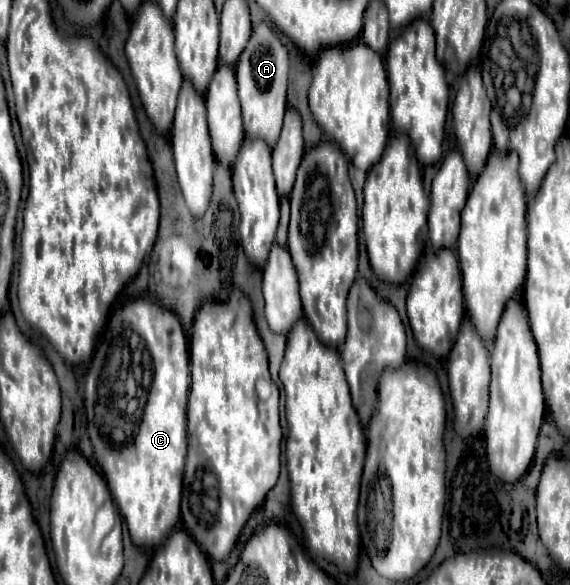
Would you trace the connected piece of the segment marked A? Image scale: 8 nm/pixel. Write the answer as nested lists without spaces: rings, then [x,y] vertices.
[[[258,23],[252,29],[250,41],[236,63],[236,81],[238,81],[238,97],[242,105],[244,117],[244,133],[246,137],[258,137],[268,141],[274,147],[276,137],[282,129],[282,119],[286,111],[286,83],[288,83],[288,49],[278,39],[278,35],[266,23]]]

